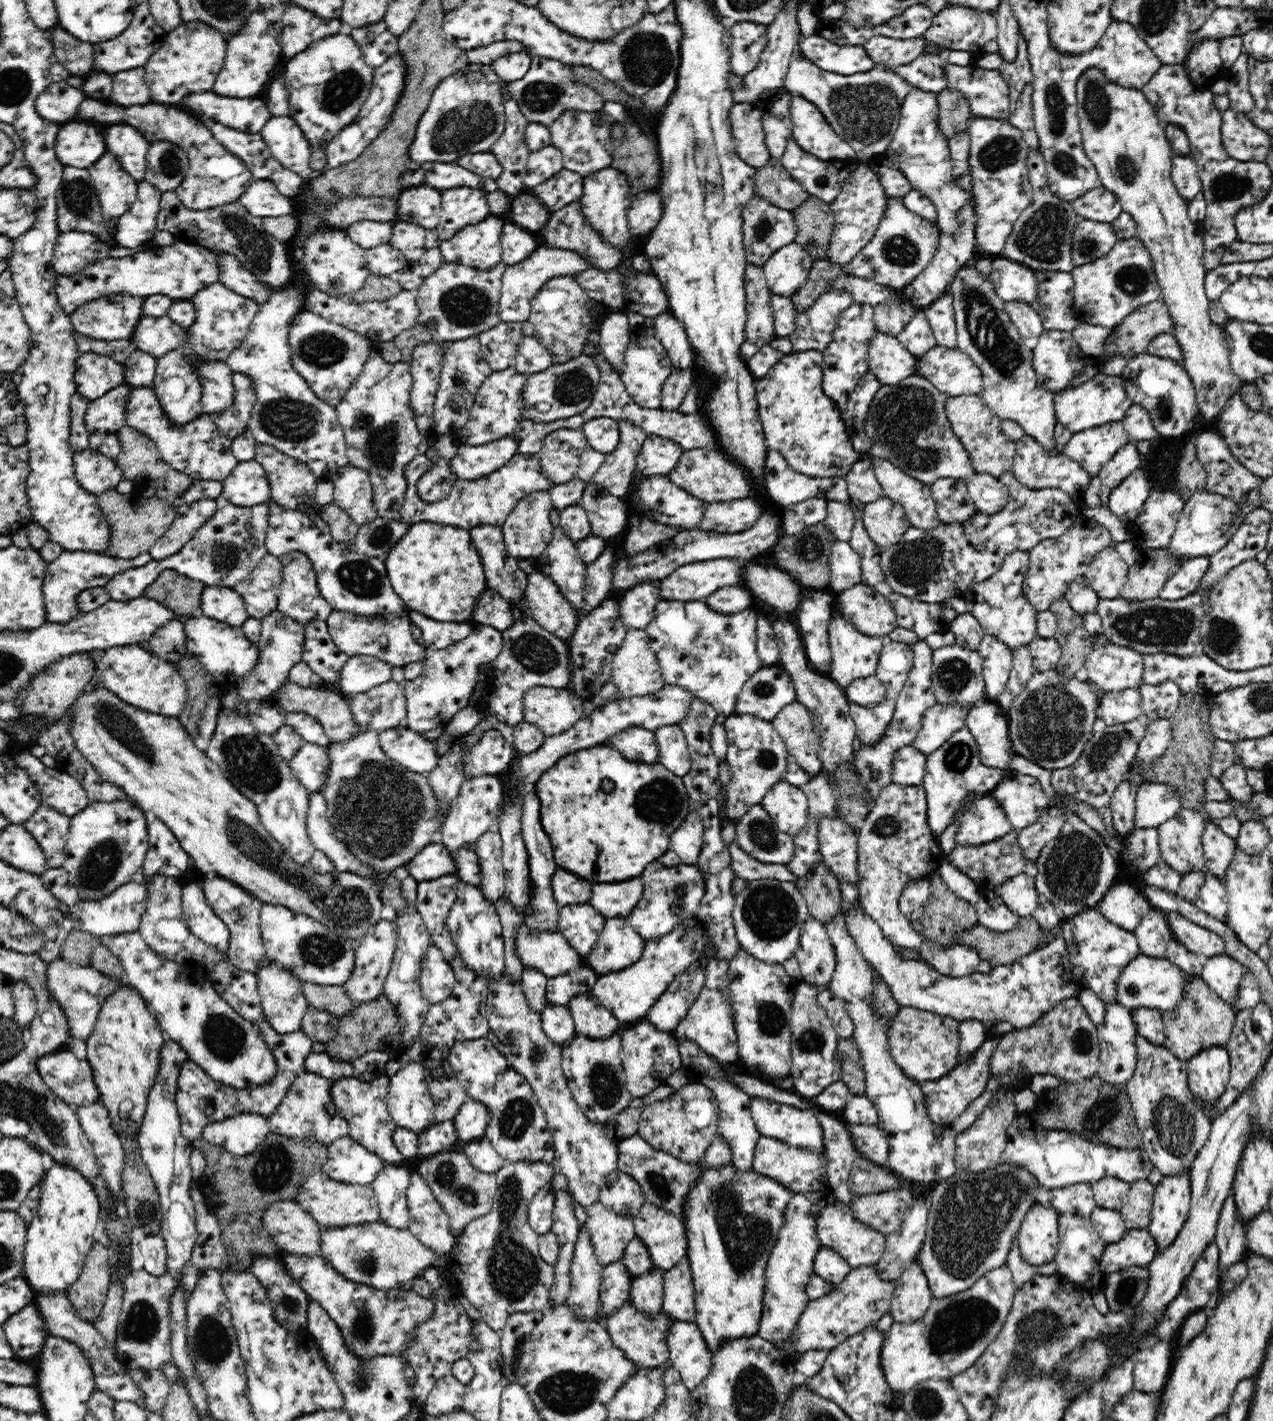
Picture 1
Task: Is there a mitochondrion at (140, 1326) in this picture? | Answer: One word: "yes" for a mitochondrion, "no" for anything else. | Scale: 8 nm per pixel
yes

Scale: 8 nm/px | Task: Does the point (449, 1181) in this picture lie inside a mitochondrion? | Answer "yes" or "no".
yes

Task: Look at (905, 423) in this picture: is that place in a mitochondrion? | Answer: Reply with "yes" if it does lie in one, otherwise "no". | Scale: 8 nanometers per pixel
yes

